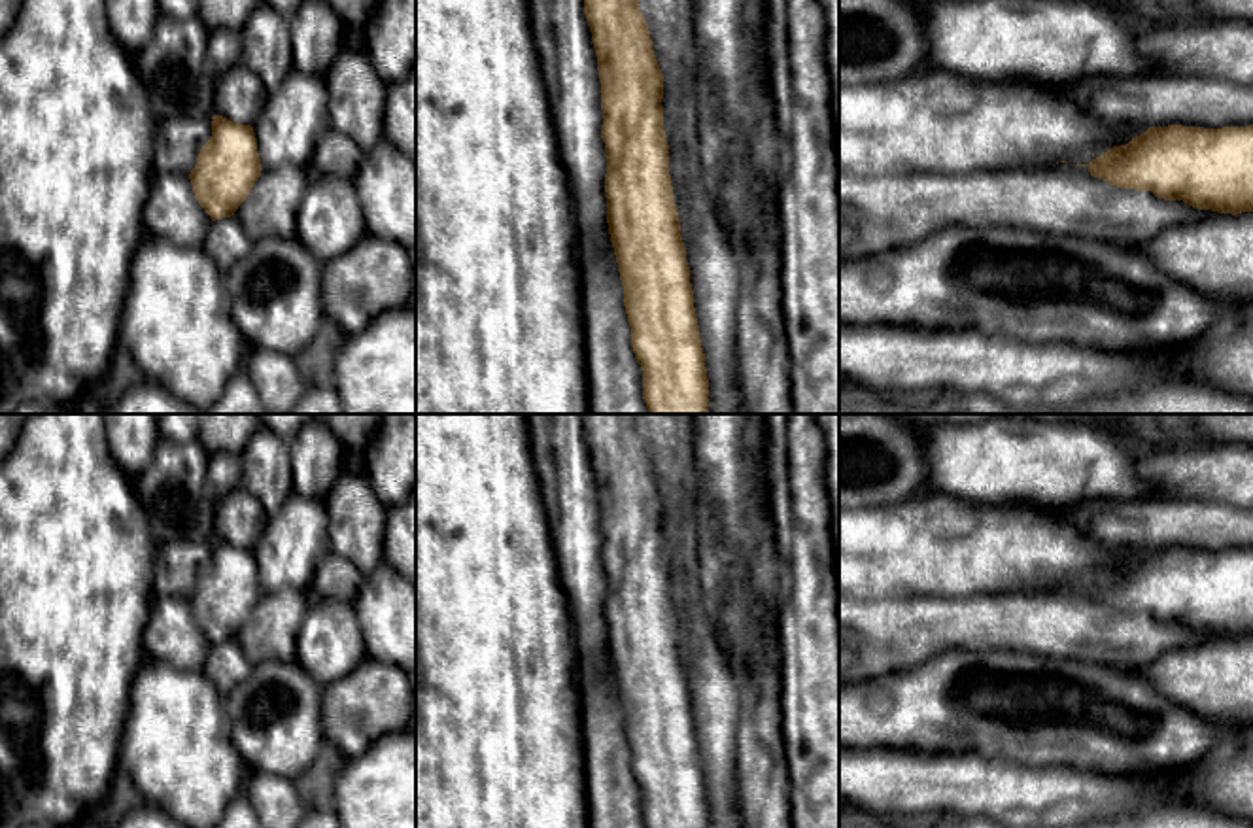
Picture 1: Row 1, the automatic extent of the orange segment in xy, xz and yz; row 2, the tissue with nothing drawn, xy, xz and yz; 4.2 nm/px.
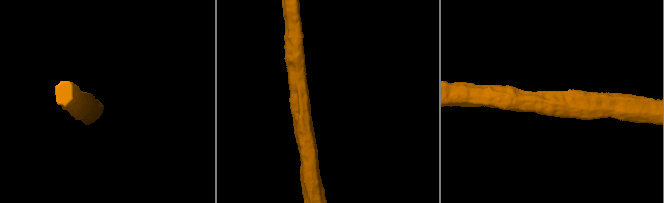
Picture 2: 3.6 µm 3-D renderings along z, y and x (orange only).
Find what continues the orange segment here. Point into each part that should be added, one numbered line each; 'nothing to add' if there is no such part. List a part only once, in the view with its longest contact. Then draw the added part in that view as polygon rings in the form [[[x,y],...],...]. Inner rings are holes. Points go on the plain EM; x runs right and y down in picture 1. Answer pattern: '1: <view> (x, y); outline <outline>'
1: xz (717, 736); outline [[[735,667],[729,673],[686,673],[686,684],[705,777],[709,828],[743,828],[737,771],[741,686]]]

